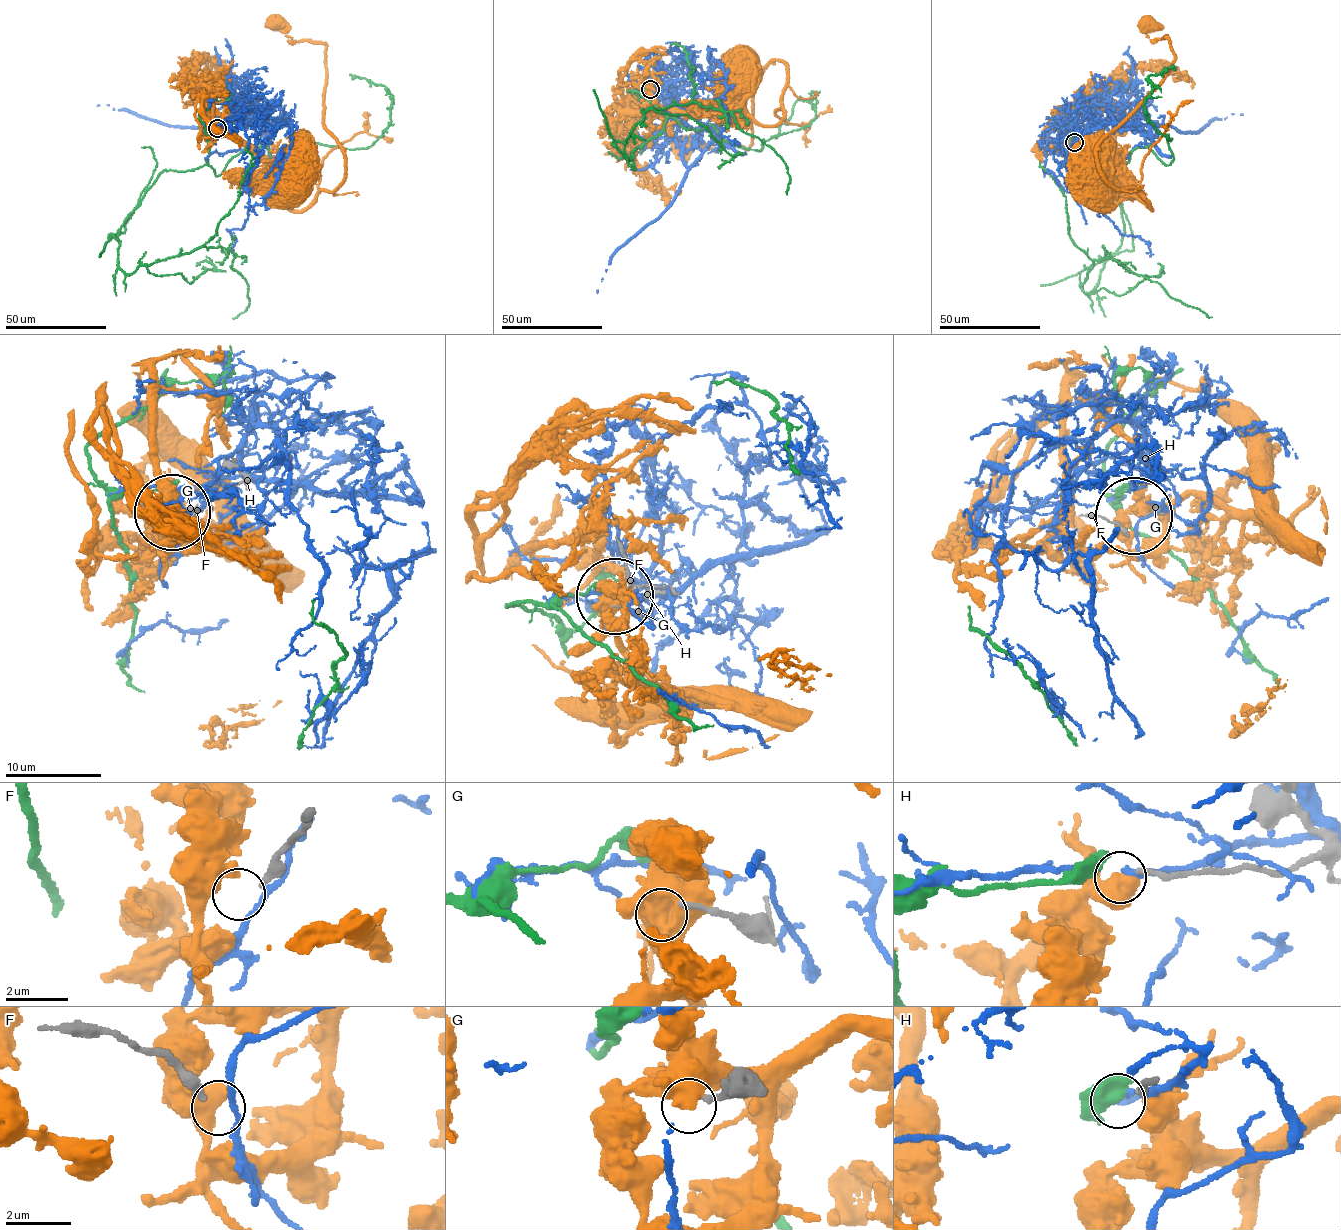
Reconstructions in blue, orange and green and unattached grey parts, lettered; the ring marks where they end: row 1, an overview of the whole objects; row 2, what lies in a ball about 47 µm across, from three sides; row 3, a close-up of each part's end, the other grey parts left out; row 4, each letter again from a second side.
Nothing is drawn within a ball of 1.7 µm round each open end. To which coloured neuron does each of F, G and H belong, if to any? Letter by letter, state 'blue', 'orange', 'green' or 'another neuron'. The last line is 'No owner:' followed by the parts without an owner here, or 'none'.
F: another neuron
G: another neuron
H: green
No owner: F, G

